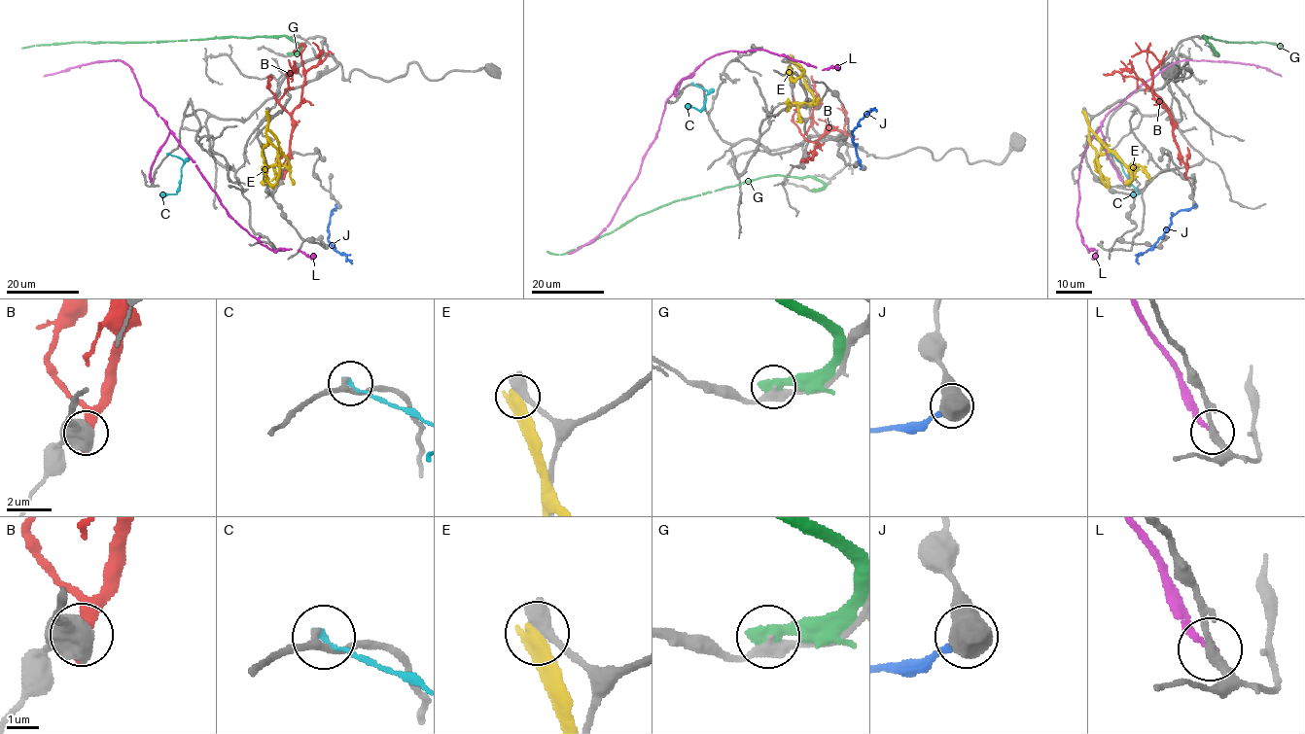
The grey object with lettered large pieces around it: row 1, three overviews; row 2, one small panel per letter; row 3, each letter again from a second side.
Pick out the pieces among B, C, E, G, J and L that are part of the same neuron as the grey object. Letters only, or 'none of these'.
none of these

